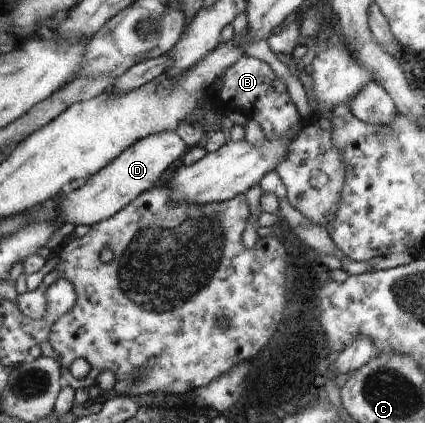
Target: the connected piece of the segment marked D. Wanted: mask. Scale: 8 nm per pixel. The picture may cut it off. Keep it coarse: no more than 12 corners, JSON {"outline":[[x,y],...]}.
{"outline":[[175,130],[134,142],[68,190],[59,223],[91,226],[147,192],[188,151]]}

